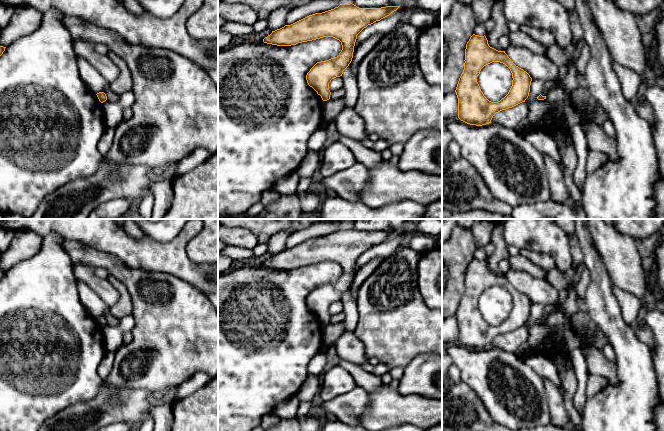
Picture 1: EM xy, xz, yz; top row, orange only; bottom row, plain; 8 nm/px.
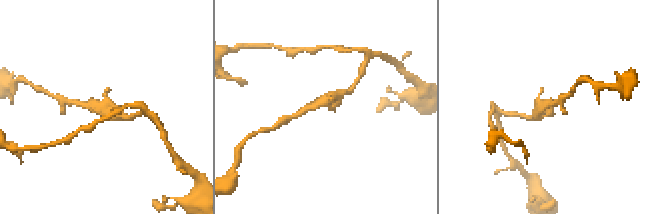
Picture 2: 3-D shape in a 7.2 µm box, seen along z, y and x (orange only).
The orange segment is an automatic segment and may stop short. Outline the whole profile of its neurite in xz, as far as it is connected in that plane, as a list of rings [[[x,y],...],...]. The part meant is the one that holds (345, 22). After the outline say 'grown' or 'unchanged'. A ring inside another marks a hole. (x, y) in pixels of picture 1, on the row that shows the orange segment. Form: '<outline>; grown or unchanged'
[[[340,4],[334,9],[309,15],[291,25],[272,31],[264,43],[291,46],[323,37],[333,37],[341,42],[342,50],[335,58],[317,62],[307,73],[306,80],[323,101],[330,99],[329,83],[340,77],[353,58],[357,35],[368,25],[389,16],[400,6],[359,8]]]; unchanged

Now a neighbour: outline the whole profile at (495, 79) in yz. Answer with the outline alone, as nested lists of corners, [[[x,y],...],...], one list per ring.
[[[500,62],[484,66],[477,77],[481,91],[491,102],[498,102],[508,94],[512,80],[510,69]]]

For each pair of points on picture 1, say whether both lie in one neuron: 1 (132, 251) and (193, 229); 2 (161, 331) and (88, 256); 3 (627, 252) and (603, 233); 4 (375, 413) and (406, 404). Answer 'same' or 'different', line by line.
1: same
2: same
3: same
4: same

